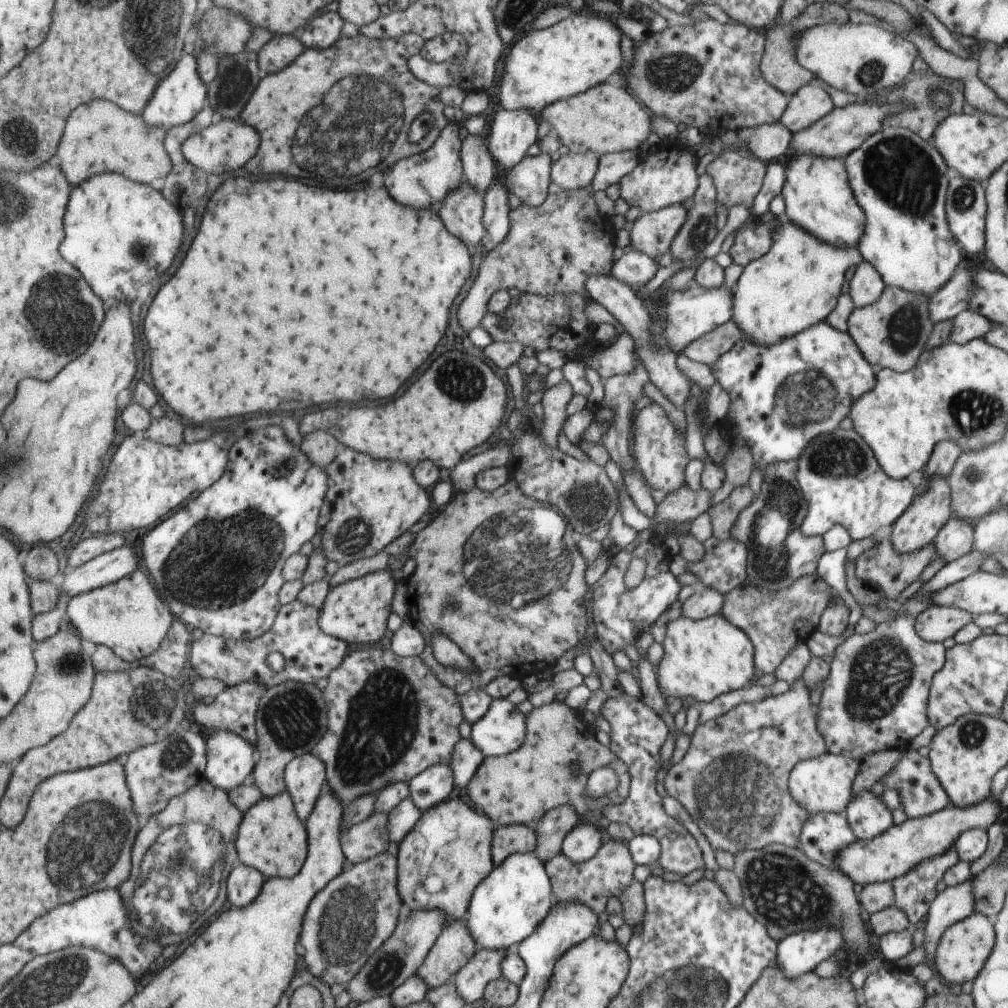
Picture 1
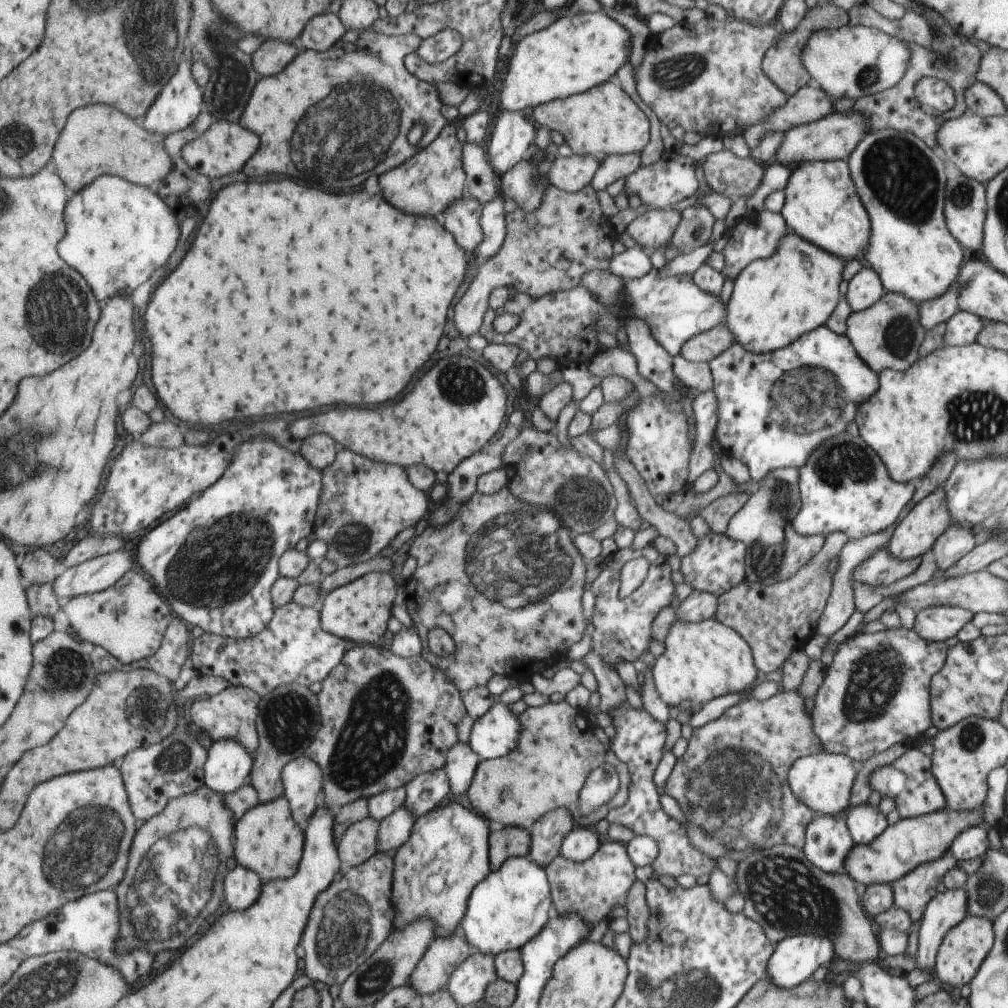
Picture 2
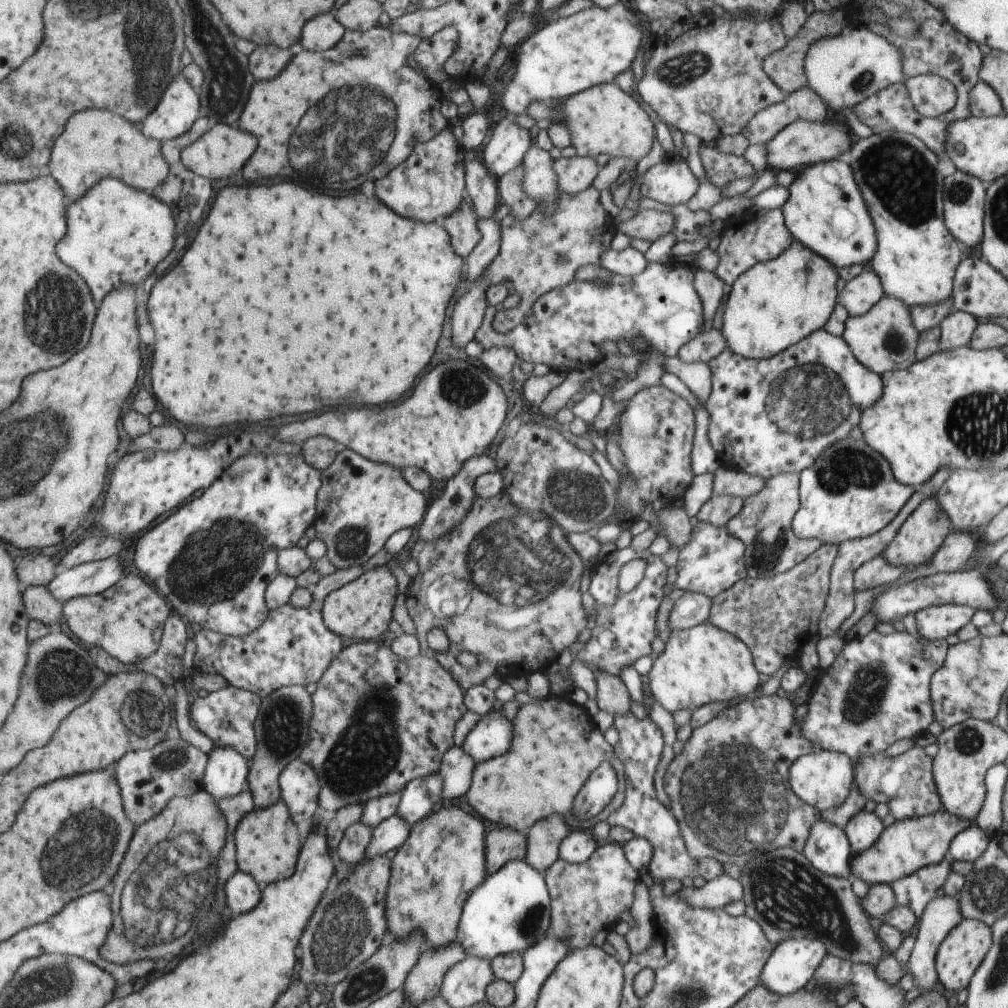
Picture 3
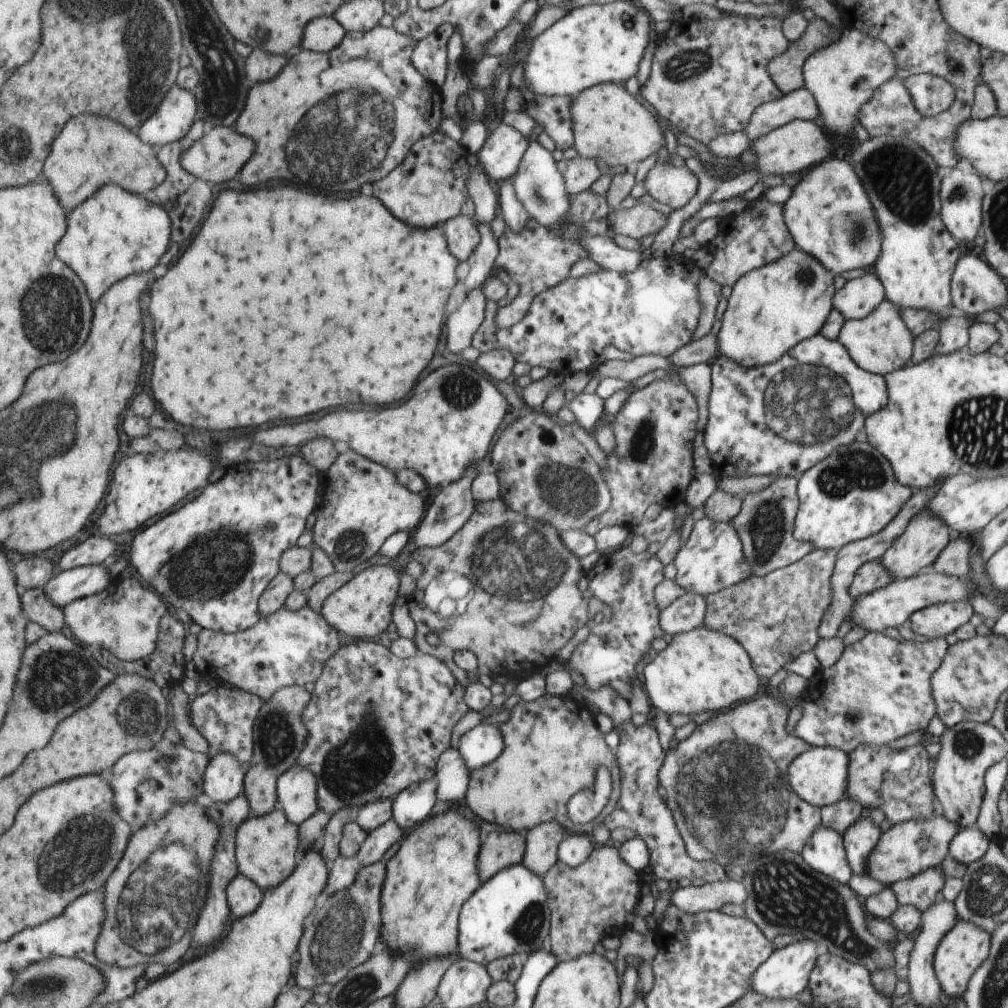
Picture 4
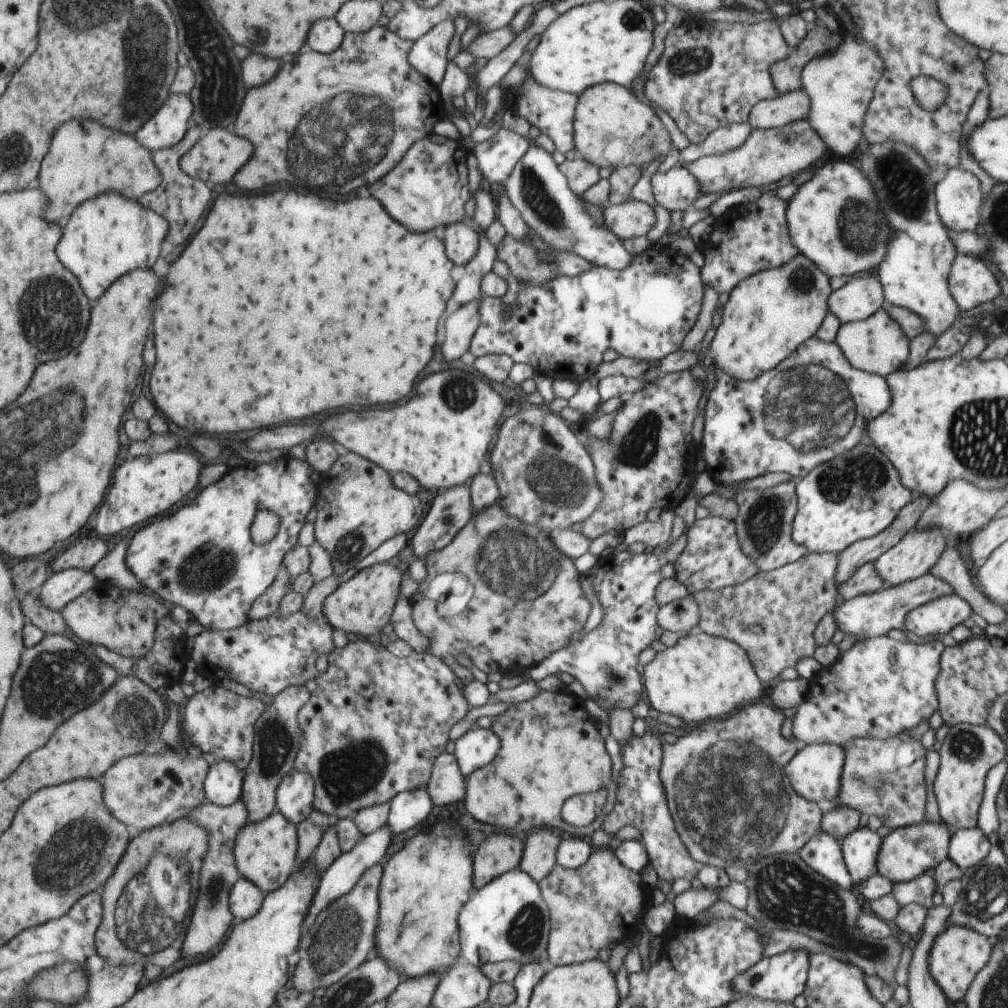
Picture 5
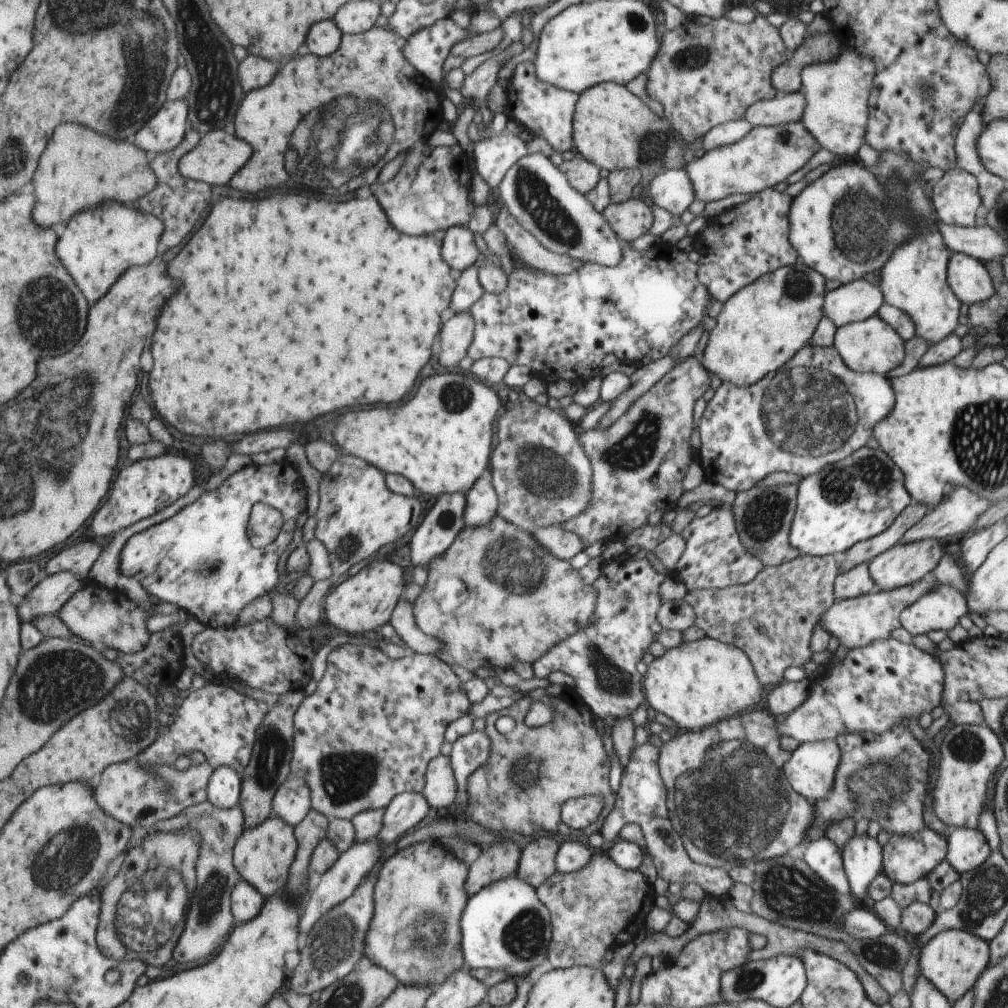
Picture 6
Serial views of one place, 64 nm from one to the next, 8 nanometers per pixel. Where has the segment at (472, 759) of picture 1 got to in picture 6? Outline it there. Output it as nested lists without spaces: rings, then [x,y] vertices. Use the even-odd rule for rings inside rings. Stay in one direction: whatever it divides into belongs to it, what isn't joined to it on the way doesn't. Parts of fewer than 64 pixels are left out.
[[[437,756],[429,764],[425,776],[426,784],[422,794],[428,800],[430,807],[439,809],[442,813],[456,802],[456,778],[450,766],[449,756]]]

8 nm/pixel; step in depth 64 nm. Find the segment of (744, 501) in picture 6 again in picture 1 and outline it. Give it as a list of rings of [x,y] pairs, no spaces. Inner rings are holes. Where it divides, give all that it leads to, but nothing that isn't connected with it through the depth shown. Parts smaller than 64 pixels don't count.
[[[796,460],[771,465],[765,471],[758,498],[737,516],[730,531],[735,541],[743,542],[750,549],[747,578],[770,592],[788,588],[796,580],[802,580],[802,576],[814,576],[826,552],[823,536],[806,536],[801,530],[808,504],[797,481],[797,468]]]

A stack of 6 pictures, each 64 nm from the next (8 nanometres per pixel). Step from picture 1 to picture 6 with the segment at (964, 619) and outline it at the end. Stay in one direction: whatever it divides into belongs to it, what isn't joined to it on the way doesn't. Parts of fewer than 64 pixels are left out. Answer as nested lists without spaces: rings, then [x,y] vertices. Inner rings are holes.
[[[937,581],[936,584],[934,590],[901,614],[901,626],[913,636],[928,630],[950,630],[966,614],[966,598],[961,589]]]

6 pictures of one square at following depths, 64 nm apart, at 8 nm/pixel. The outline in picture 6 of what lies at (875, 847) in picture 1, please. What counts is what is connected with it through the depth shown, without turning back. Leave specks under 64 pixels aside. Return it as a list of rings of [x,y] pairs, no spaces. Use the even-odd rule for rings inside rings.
[[[922,828],[913,835],[891,834],[885,846],[885,872],[893,883],[912,884],[918,878],[925,878],[946,858],[946,840],[936,832]]]

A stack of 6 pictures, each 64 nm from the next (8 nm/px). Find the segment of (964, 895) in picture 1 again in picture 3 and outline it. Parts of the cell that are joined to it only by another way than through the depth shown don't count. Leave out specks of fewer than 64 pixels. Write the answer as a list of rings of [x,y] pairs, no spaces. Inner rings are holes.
[[[959,894],[936,897],[926,905],[922,916],[919,918],[918,935],[908,963],[909,972],[912,972],[912,978],[914,978],[914,984],[916,984],[915,987],[922,990],[922,993],[932,993],[934,990],[940,989],[935,969],[935,956],[940,943],[955,926],[962,922],[962,919]]]

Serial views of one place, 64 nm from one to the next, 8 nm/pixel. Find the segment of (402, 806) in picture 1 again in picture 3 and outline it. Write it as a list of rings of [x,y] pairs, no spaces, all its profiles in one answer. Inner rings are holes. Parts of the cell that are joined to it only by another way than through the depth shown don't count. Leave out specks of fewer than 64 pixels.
[[[398,814],[383,820],[373,829],[372,840],[366,848],[363,862],[372,860],[376,856],[385,855],[386,852],[400,848],[402,843],[410,836],[411,827],[406,820],[402,820]]]

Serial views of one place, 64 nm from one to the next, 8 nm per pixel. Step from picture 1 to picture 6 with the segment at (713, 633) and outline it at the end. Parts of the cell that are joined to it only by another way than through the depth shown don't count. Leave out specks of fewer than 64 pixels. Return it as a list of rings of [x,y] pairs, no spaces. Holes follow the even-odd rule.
[[[708,636],[665,650],[649,664],[645,674],[646,700],[651,713],[666,714],[681,732],[702,731],[754,708],[762,700],[760,683],[742,649]]]

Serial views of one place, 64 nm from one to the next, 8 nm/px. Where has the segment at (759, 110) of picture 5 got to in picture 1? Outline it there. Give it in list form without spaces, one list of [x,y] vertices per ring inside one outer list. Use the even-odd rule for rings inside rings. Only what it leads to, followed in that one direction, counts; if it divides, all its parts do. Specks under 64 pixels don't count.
[[[807,84],[792,95],[781,124],[790,132],[800,132],[824,119],[835,109],[830,95],[819,84]]]

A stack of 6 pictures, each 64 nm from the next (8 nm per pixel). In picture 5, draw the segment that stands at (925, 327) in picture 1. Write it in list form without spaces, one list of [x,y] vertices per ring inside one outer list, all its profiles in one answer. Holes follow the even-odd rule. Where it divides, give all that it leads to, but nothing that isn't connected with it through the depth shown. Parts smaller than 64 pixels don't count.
[[[886,306],[874,312],[868,319],[844,323],[838,329],[835,343],[854,368],[882,376],[900,370],[910,356],[910,338],[902,326],[890,316],[889,308]]]

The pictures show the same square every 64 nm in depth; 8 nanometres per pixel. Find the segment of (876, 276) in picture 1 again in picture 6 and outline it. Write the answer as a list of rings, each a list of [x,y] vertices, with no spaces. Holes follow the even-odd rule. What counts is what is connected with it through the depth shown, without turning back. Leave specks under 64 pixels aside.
[[[862,278],[841,285],[825,296],[825,316],[832,318],[837,327],[844,327],[876,315],[884,304],[880,286]]]

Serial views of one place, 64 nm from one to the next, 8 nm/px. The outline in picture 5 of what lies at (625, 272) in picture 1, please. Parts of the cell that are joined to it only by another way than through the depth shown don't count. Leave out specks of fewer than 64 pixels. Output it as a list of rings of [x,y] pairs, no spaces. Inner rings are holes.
[[[534,141],[535,146],[530,145],[530,150],[518,160],[516,168],[503,184],[512,206],[520,212],[528,228],[553,245],[554,251],[574,253],[610,270],[626,270],[633,262],[633,254],[612,230],[598,226],[585,208],[584,201],[569,187],[568,178],[556,165],[552,154],[538,148]]]

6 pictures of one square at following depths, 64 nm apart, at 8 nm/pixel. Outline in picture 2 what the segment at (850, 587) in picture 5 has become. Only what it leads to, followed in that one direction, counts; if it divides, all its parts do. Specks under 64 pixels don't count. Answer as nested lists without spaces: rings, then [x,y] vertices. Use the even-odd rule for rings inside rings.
[[[884,546],[854,568],[853,580],[870,586],[890,586],[914,574],[923,558],[924,555],[912,560],[898,560],[890,554],[888,546]]]

